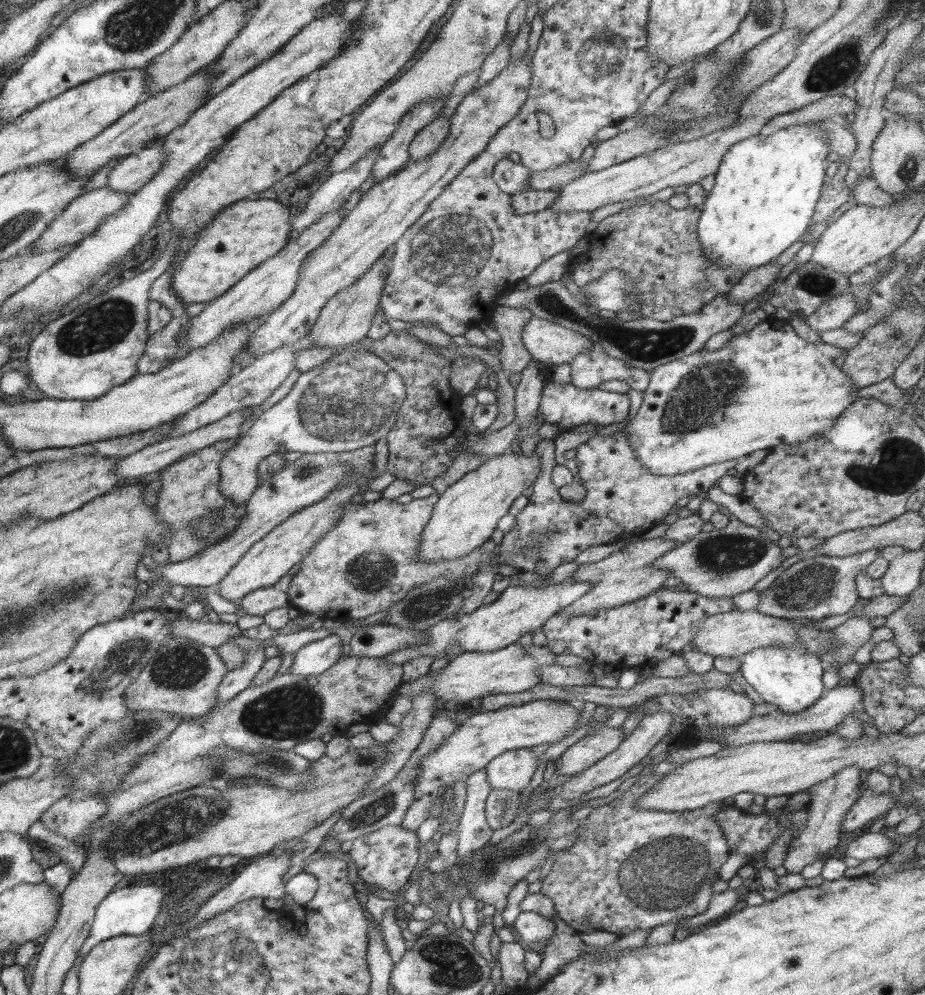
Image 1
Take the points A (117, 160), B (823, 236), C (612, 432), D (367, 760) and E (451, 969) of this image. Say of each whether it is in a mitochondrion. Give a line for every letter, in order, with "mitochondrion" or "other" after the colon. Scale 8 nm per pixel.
A: other
B: other
C: other
D: mitochondrion
E: mitochondrion

